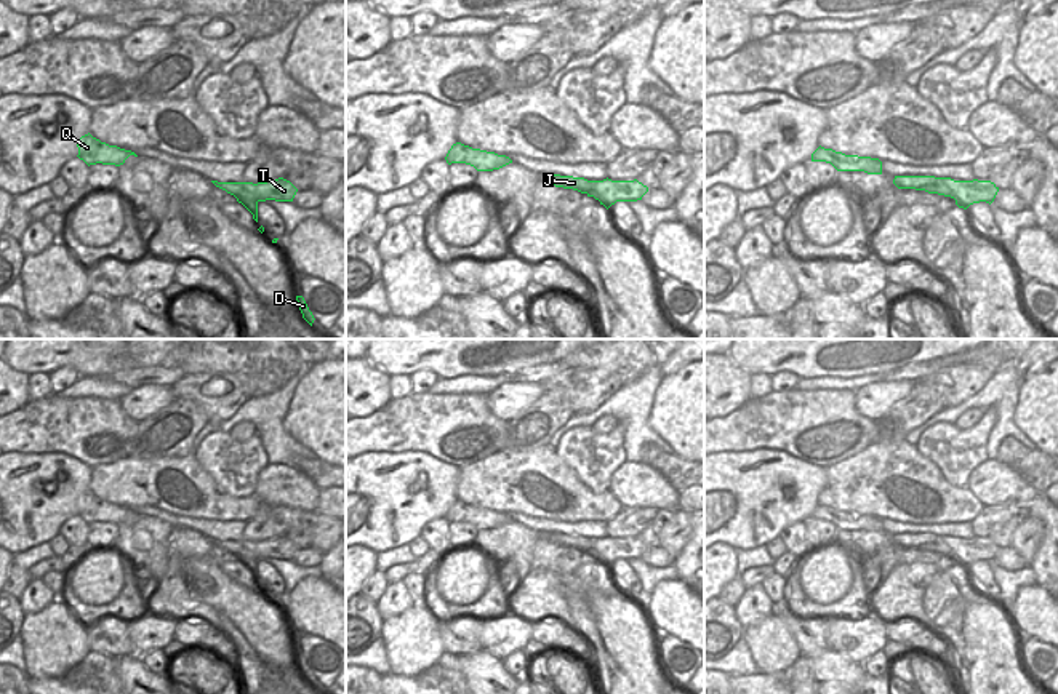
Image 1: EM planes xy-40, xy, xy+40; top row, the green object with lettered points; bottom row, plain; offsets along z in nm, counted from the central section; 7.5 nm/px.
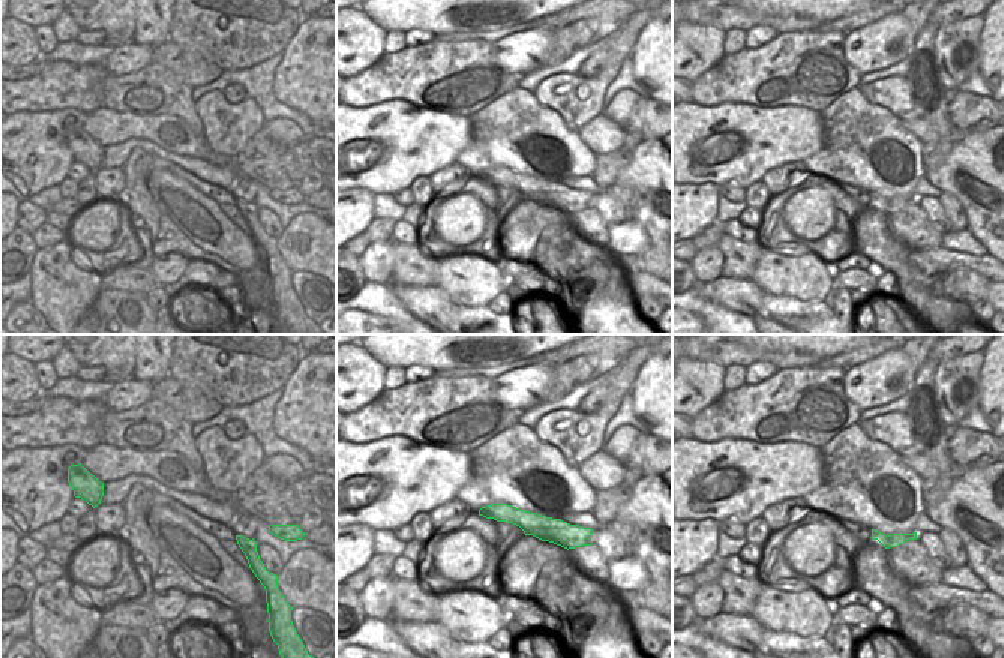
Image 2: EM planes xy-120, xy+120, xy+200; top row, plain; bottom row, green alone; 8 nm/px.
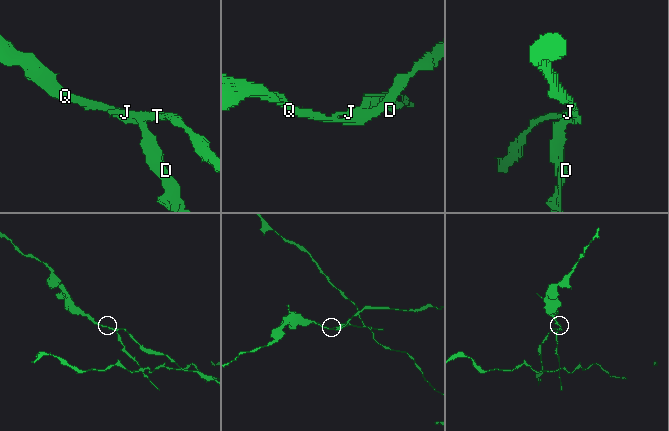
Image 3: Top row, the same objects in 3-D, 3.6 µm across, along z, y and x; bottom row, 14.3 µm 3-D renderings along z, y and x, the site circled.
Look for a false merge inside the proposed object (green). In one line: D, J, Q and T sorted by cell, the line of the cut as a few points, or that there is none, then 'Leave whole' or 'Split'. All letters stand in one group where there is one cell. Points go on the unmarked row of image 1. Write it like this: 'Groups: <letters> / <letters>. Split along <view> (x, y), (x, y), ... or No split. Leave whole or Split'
Groups: D / J Q T. Split along xy-40 (240, 541), (245, 554), (256, 560). Split

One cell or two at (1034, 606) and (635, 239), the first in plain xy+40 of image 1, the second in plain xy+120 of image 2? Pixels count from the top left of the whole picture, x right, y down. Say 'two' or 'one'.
two

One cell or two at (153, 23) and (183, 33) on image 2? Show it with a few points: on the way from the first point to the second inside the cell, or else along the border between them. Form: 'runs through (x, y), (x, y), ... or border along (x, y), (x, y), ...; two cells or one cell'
border along (173, 15), (167, 39); two cells

